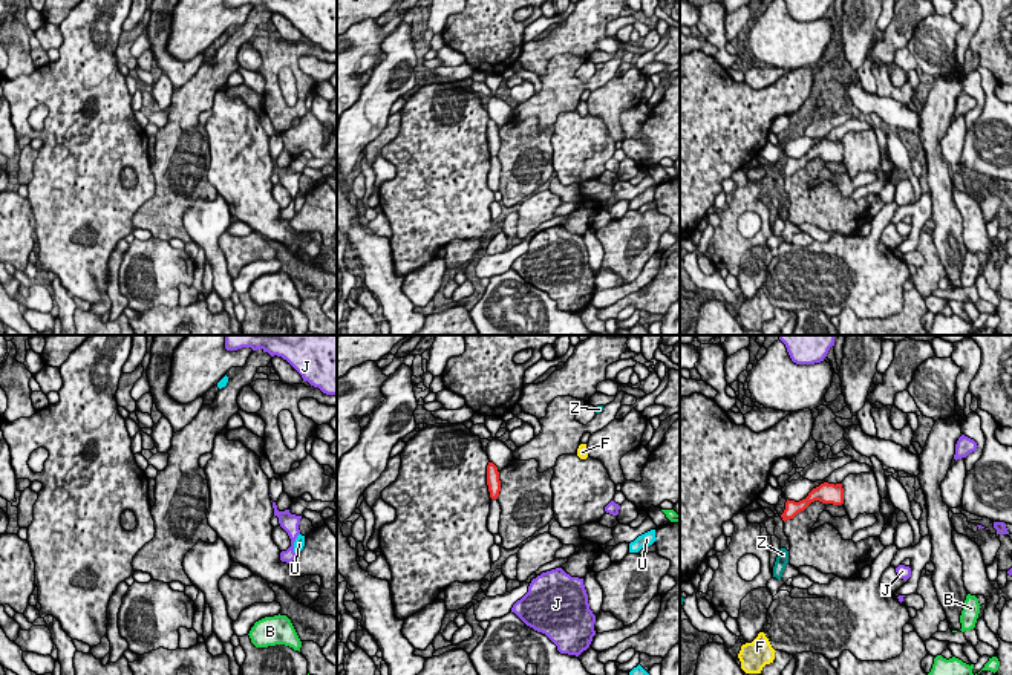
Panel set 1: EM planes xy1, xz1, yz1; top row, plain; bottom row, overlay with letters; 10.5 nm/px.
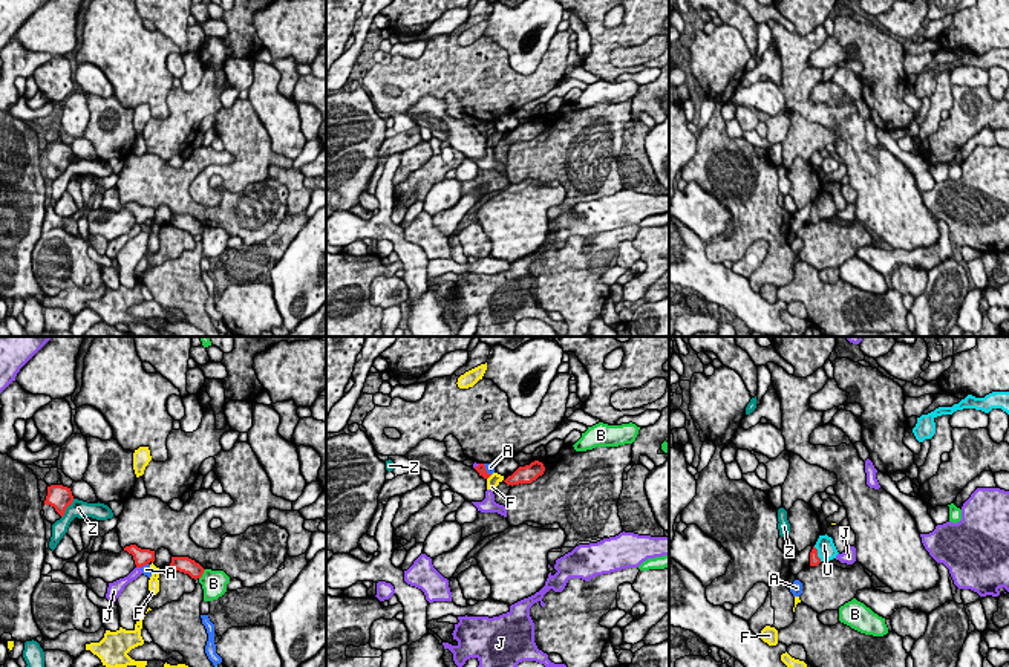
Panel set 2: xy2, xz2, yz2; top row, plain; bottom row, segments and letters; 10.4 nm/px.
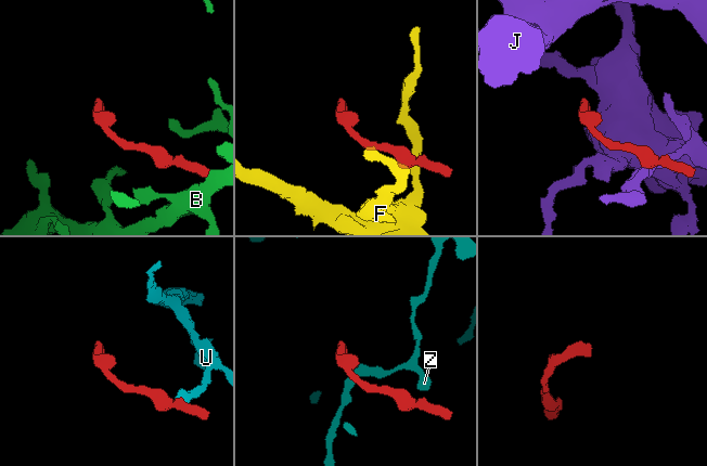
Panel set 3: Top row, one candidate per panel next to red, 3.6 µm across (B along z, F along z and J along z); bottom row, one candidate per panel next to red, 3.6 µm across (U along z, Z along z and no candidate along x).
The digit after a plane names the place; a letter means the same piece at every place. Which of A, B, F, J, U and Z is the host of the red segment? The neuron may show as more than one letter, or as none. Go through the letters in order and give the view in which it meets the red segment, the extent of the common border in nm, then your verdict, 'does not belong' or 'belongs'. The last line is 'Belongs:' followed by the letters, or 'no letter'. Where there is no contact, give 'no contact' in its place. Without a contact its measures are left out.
A: xz2 | 150 nm | does not belong
B: xy2 | 130 nm | does not belong
F: xz2 | 80 nm | does not belong
J: xy2 | 50 nm | does not belong
U: yz2 | 180 nm | belongs
Z: xy2 | 240 nm | does not belong
Belongs: U

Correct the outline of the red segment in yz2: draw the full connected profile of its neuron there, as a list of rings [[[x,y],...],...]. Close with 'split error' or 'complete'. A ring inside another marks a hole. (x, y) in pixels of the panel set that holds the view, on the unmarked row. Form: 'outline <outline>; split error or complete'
outline [[[819,193],[816,202],[810,210],[810,223],[818,223],[821,219],[830,219],[836,216],[838,207],[833,200],[833,196],[825,193]]]; split error

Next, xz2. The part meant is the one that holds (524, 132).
outline [[[534,118],[530,122],[519,124],[511,133],[508,133],[504,139],[507,142],[522,142],[522,141],[531,141],[539,133],[542,133],[545,129],[545,124],[542,119]]]; complete

